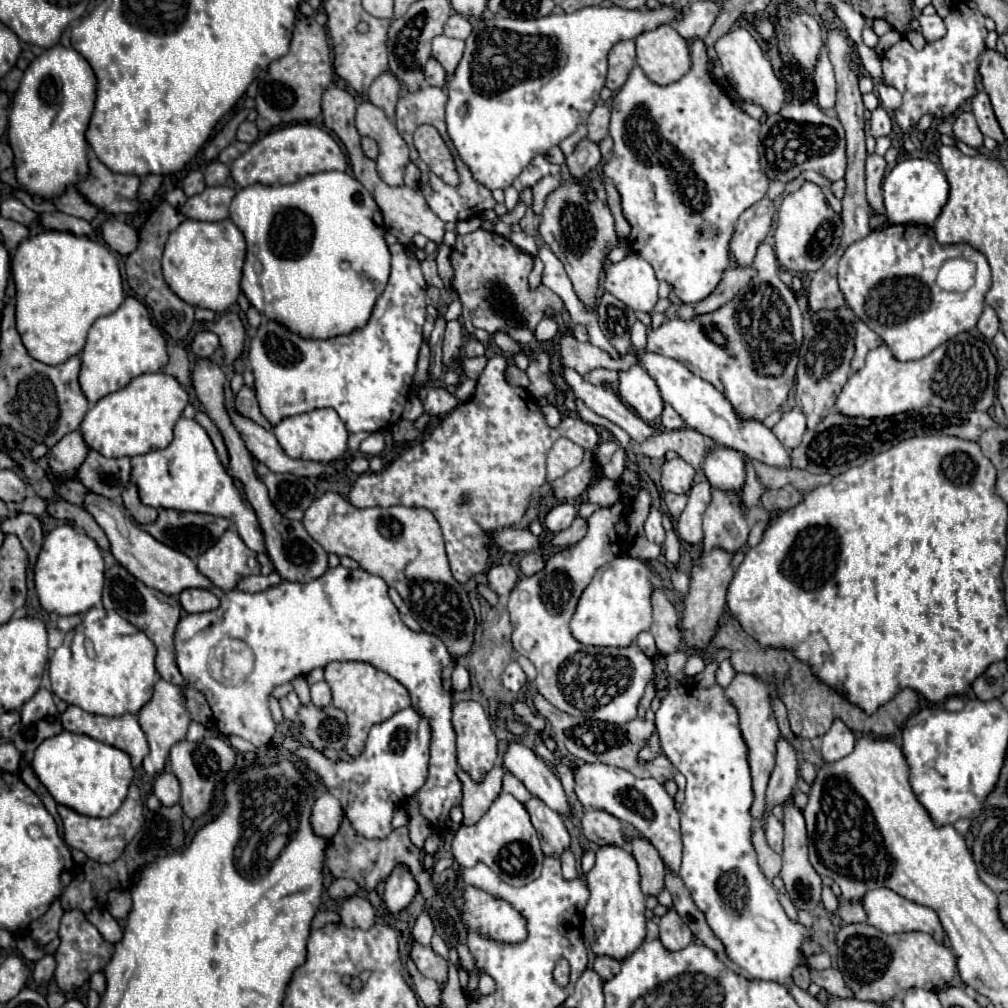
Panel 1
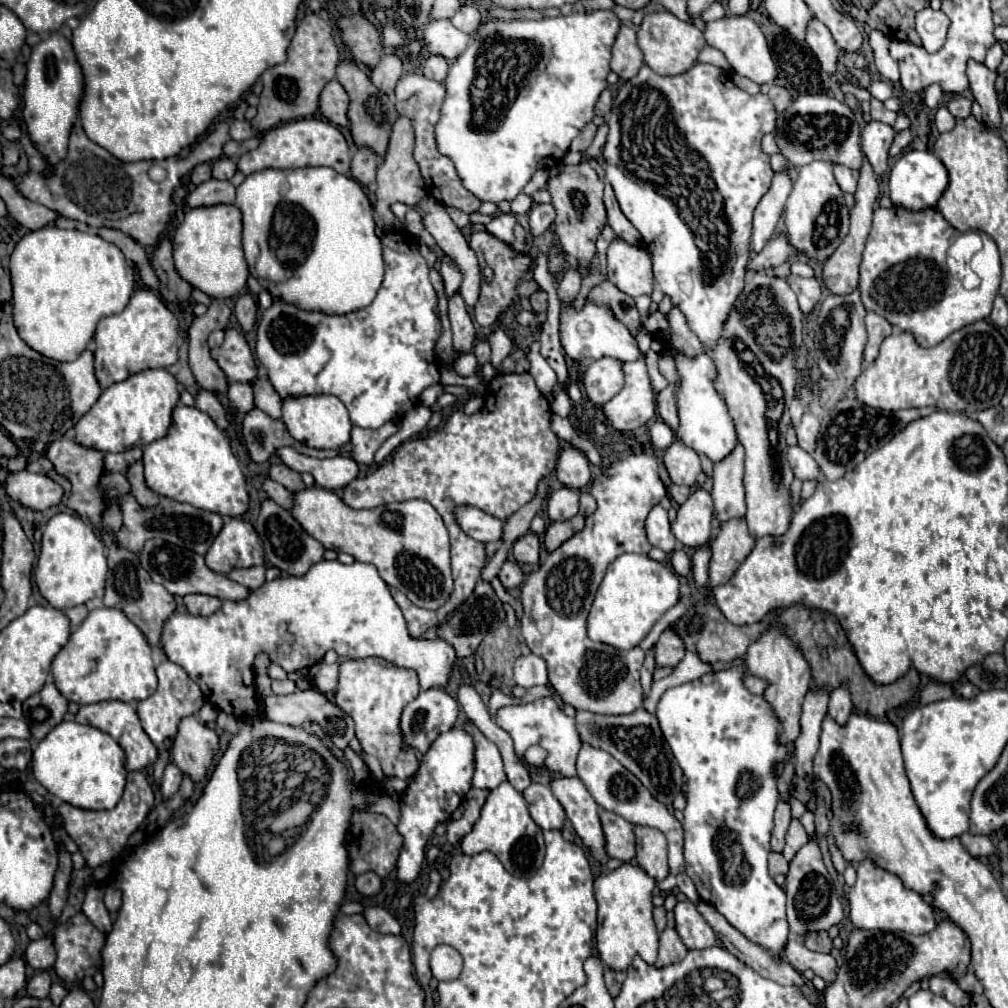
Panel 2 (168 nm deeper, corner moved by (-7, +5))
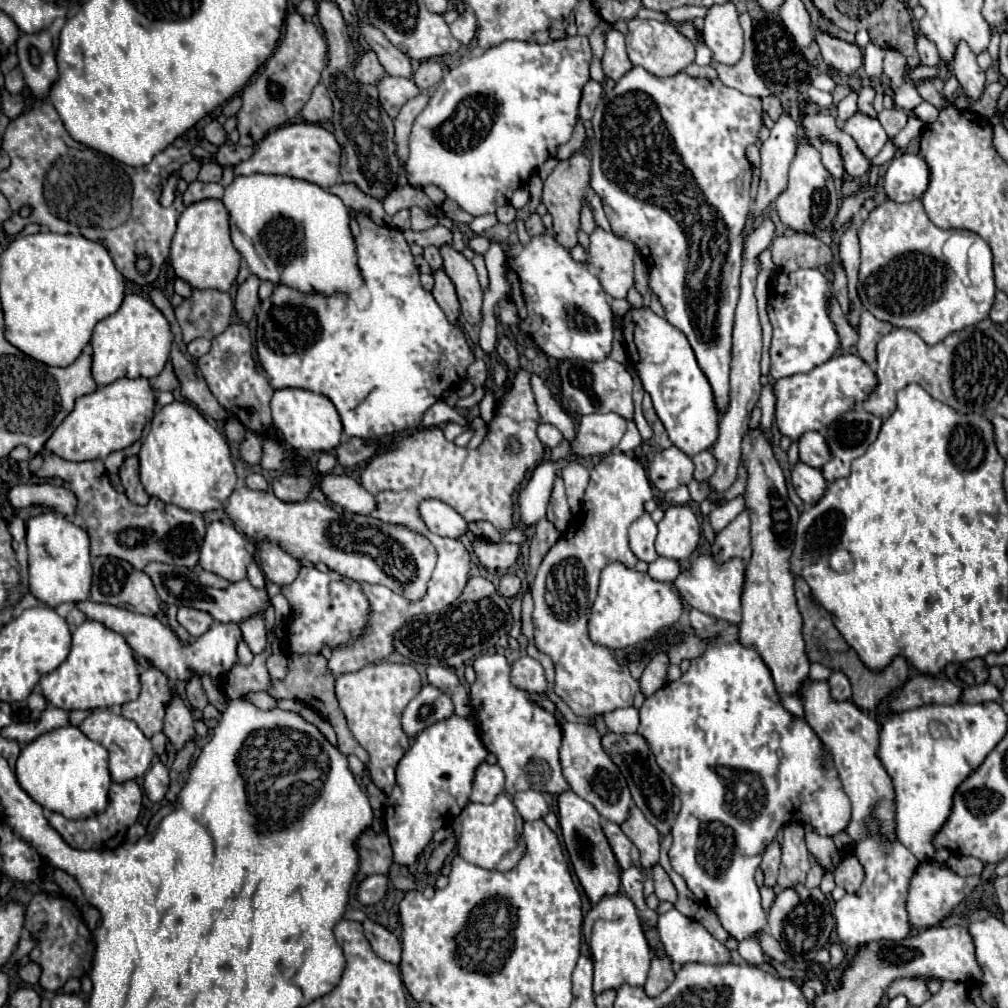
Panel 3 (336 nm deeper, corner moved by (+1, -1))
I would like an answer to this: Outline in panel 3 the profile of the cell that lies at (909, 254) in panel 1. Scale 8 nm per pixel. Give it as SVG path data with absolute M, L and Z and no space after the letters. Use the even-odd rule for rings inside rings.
M884 200L878 208L870 212L864 220L858 238L860 238L860 300L866 310L870 310L878 320L886 320L896 328L908 328L916 332L928 346L938 344L948 334L958 332L966 326L974 326L980 320L988 318L990 306L994 302L994 274L992 274L992 252L990 246L980 238L980 272L974 276L970 286L964 286L962 280L948 270L942 256L944 242L952 236L954 230L942 230L930 222L920 200L898 204Z

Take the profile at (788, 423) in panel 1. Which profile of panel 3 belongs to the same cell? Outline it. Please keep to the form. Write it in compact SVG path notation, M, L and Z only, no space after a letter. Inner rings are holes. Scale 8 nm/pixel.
M806 432L804 436L800 436L798 448L800 448L800 460L812 468L822 468L822 464L830 460L828 446L820 432Z

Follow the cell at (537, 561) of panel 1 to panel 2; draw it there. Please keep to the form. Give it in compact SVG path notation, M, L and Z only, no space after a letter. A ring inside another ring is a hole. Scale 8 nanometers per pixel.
M532 532L518 538L512 546L512 556L520 564L536 564L538 562L538 552L540 552L540 542L538 542L538 536L532 534Z

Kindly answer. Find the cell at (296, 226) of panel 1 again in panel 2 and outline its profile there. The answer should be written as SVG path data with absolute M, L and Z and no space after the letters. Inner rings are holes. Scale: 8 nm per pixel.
M266 168L260 172L254 172L246 176L246 180L236 188L236 206L242 212L242 246L246 254L246 262L250 268L250 274L260 282L262 288L266 288L270 294L276 294L284 298L286 302L296 302L302 310L324 310L326 314L348 314L352 310L364 308L372 302L376 296L380 282L384 280L384 260L382 260L382 246L374 232L374 218L372 218L372 204L364 192L364 188L358 182L352 182L352 178L344 174L336 174L332 168L294 168L294 170L274 170Z

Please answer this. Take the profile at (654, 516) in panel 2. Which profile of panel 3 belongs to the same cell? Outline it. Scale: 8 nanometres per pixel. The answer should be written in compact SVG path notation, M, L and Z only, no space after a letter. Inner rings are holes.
M644 512L632 526L630 526L630 548L638 556L638 560L654 562L658 558L658 552L654 548L654 540L658 534L656 522L650 518L648 512Z

